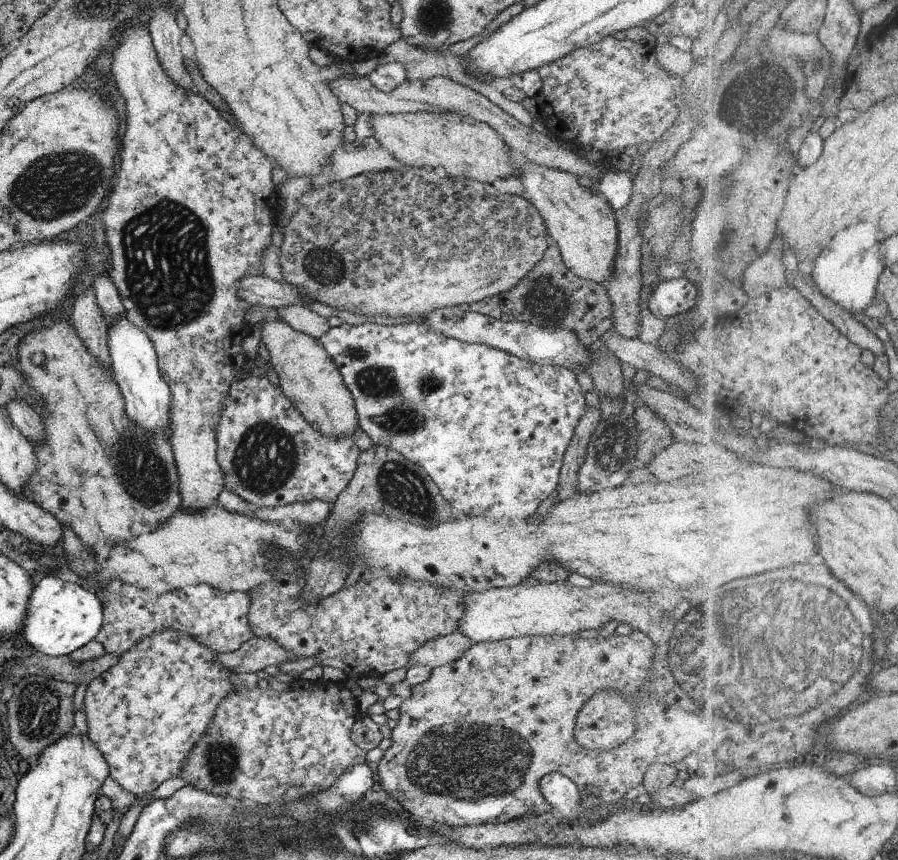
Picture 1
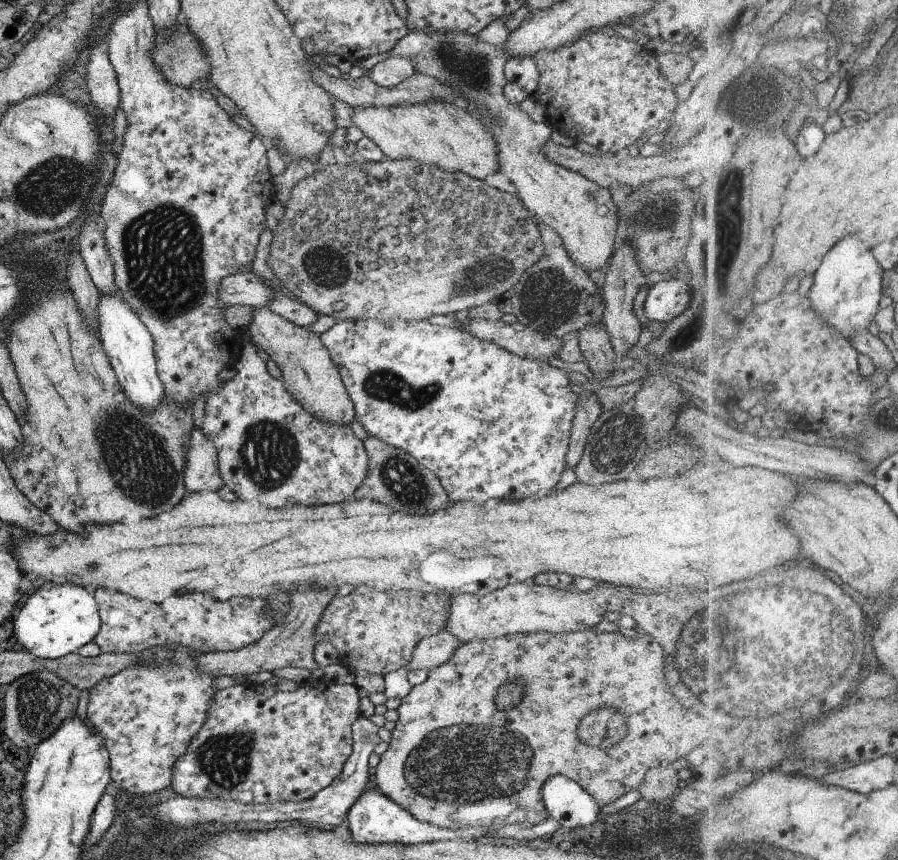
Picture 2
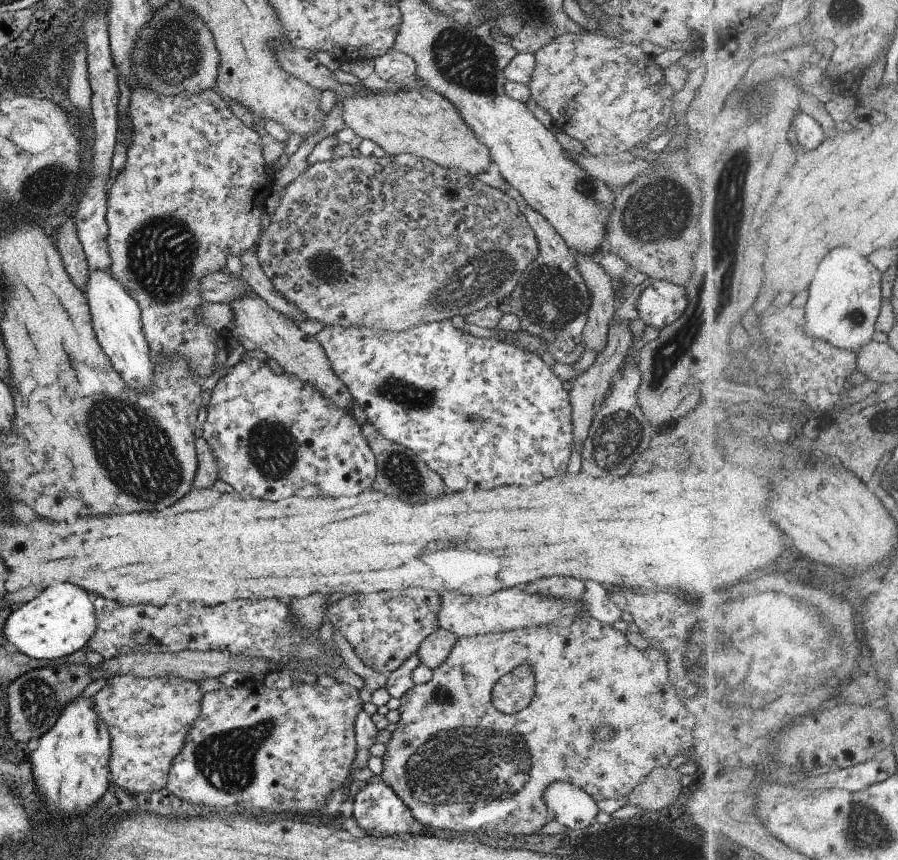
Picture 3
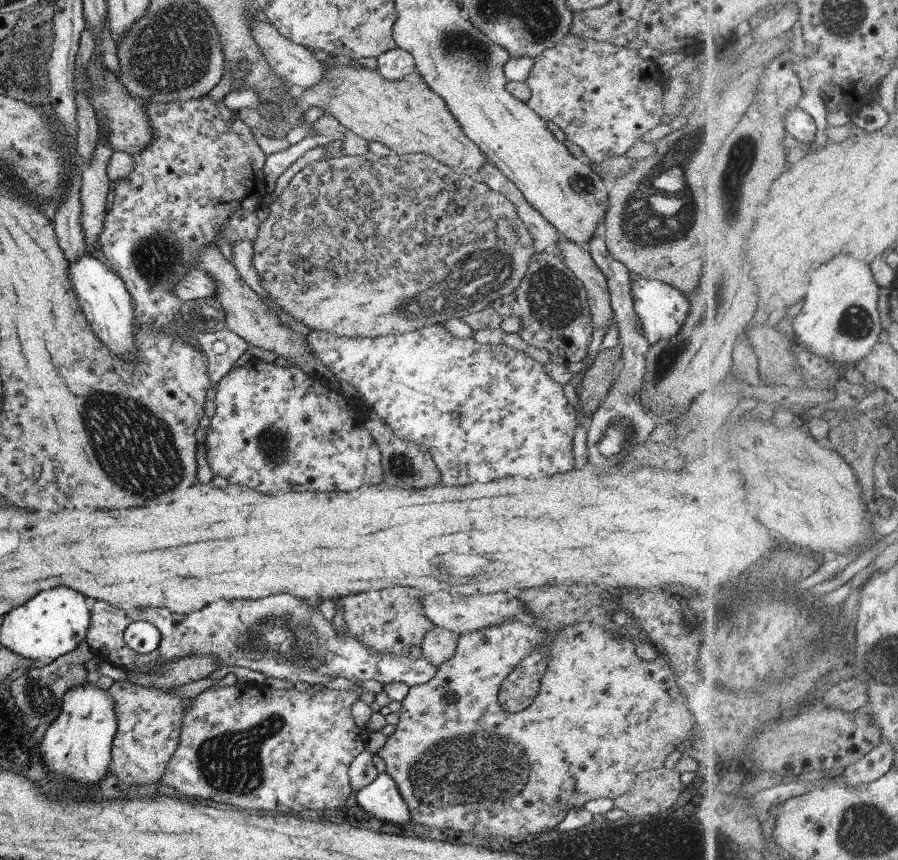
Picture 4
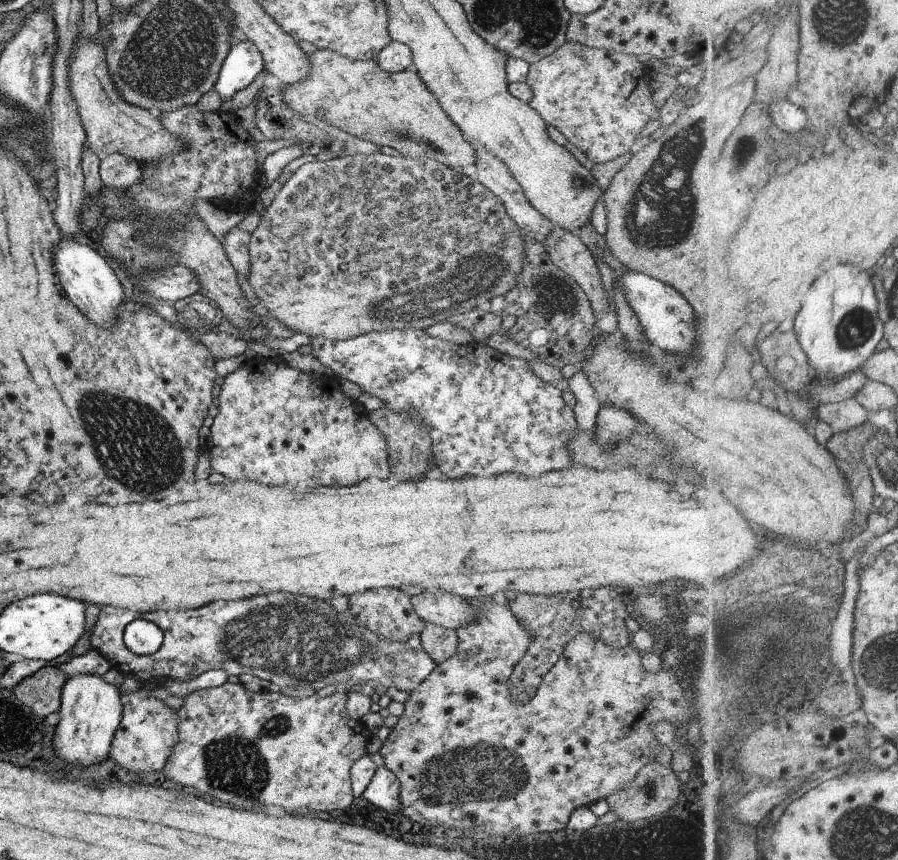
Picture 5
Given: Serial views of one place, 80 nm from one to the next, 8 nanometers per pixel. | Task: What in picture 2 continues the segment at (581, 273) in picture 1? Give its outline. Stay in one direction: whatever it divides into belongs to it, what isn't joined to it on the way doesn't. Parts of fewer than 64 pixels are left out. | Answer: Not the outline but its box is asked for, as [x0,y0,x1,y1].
[389,29,617,273]

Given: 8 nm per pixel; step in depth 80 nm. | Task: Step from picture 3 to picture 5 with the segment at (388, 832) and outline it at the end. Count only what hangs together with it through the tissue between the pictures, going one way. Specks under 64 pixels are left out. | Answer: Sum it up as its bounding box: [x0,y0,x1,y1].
[360,767,400,812]

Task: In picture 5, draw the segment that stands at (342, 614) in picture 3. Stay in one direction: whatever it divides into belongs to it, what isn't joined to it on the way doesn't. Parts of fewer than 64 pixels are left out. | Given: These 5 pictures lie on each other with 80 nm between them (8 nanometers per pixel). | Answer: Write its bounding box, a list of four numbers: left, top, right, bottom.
[347,587,425,643]

